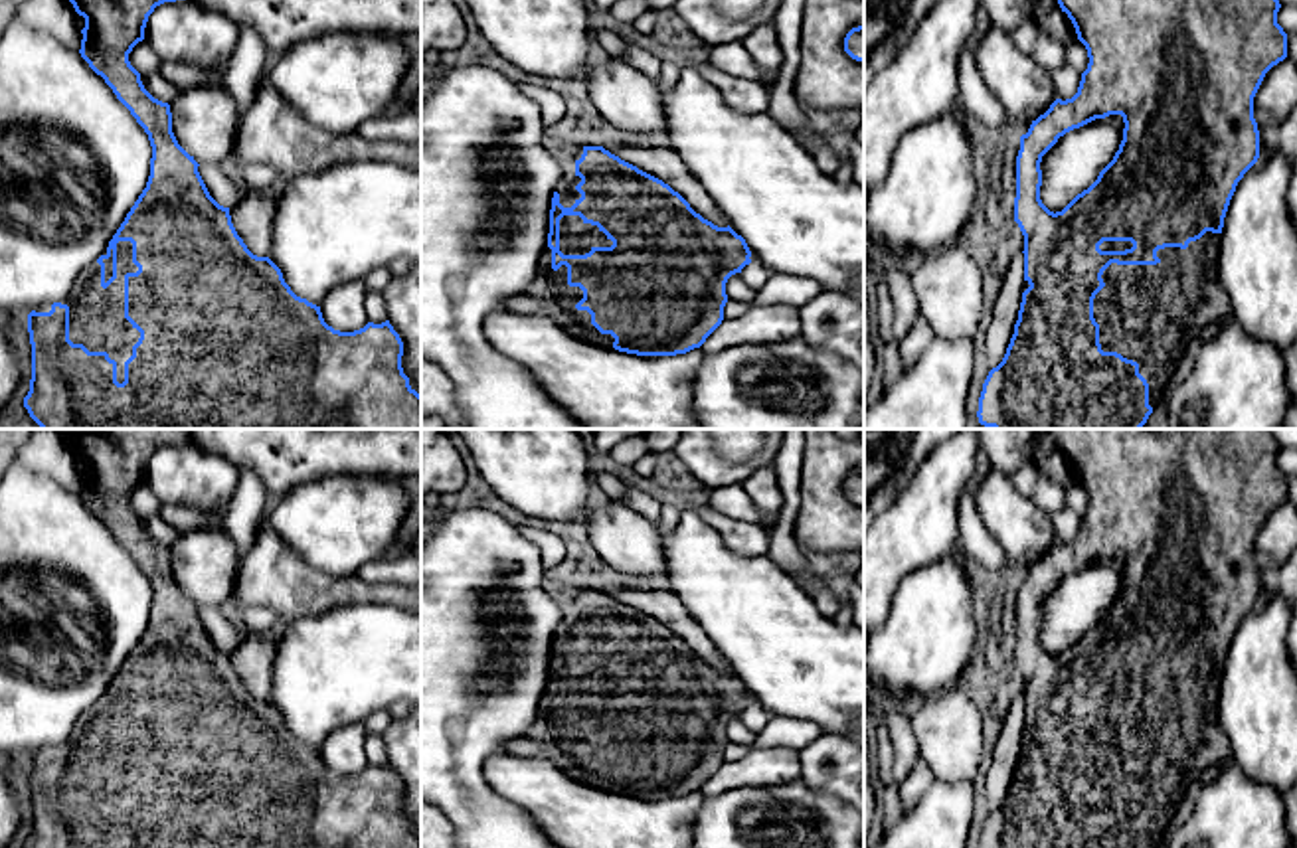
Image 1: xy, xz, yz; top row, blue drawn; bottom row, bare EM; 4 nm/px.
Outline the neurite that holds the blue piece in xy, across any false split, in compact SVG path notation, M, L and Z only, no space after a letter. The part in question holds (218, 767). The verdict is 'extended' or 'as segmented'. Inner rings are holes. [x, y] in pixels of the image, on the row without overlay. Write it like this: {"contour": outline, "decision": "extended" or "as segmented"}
{"contour": "M61 429L85 461L81 500L105 522L148 577L146 631L101 700L71 735L28 757L32 822L24 848L421 848L403 816L403 785L389 763L354 775L328 769L320 749L297 739L269 700L253 698L237 678L229 650L208 635L198 605L172 575L170 548L154 542L129 496L144 482L148 459L164 445L186 443L194 429Z", "decision": "extended"}

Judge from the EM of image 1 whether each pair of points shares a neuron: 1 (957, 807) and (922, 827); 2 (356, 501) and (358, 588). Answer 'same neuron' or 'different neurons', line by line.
1: same neuron
2: different neurons

